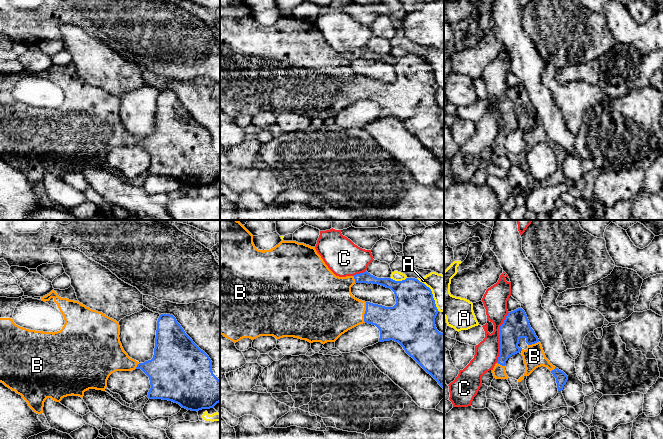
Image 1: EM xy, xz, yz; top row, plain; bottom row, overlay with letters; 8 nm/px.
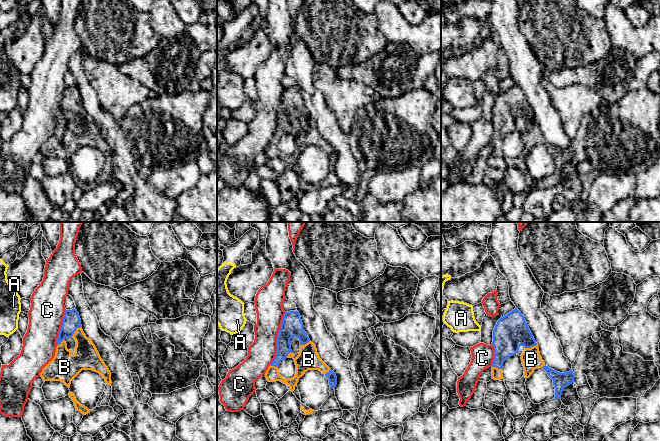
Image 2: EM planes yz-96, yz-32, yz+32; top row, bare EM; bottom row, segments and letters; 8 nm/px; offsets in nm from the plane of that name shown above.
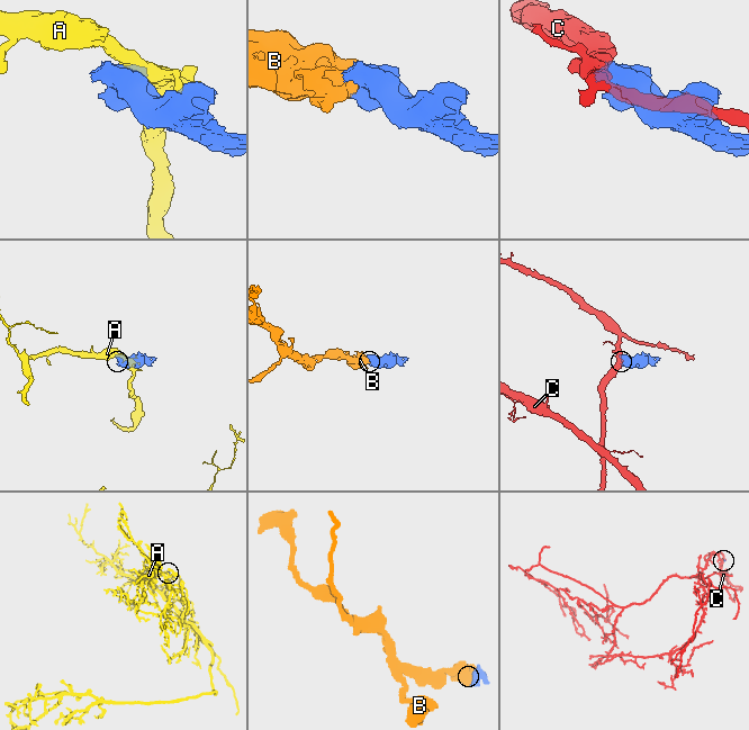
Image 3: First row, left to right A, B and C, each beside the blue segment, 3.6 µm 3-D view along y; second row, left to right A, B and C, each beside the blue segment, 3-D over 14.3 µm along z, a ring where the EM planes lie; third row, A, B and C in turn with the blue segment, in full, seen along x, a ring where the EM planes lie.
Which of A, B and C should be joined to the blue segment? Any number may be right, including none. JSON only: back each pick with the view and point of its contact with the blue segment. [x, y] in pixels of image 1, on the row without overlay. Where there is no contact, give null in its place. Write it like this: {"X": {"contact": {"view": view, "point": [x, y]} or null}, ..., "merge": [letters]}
{"B": {"contact": {"view": "xz", "point": [365, 88]}}, "merge": ["B"]}

